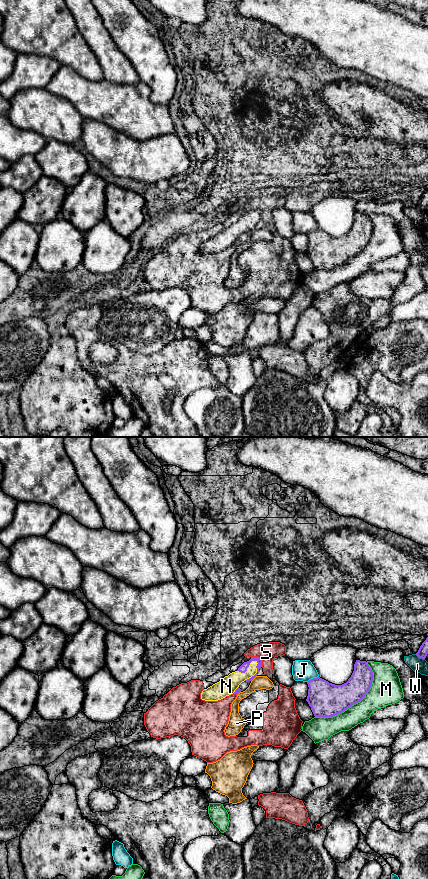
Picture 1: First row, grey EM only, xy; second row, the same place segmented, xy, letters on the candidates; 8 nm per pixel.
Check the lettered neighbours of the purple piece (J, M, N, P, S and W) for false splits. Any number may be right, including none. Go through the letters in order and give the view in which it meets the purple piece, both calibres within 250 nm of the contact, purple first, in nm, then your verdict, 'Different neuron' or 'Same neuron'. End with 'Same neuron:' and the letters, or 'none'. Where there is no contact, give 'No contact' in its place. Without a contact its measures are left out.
J: Touches purple in xy. Thickness 280 nm (purple) against 180 nm. Different neuron
M: Touches purple in xy. Thickness 280 nm (purple) against 240 nm. Different neuron
N: Touches purple in xy. Thickness 60 nm (purple) against 150 nm. Same neuron
P: Touches purple in xy. Thickness 30 nm (purple) against 110 nm. Different neuron
S: Touches purple in xy. Thickness 60 nm (purple) against 150 nm. Different neuron
W: Touches purple in xy. Thickness 80 nm (purple) against 120 nm. Different neuron
Same neuron: N

